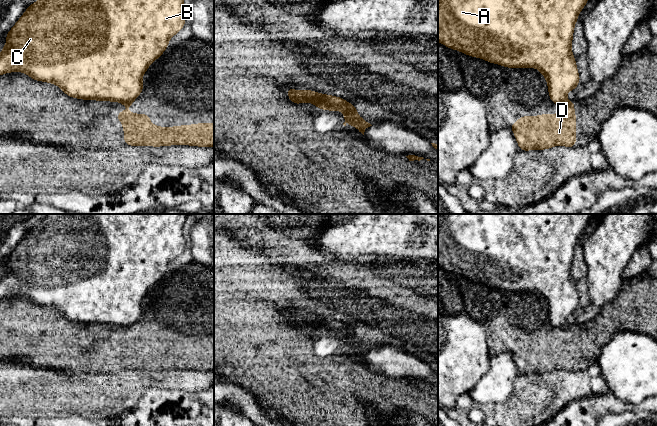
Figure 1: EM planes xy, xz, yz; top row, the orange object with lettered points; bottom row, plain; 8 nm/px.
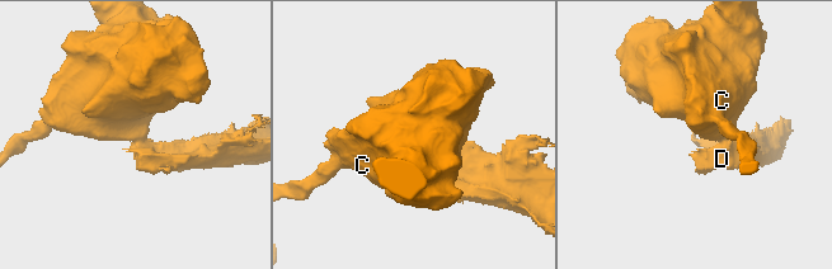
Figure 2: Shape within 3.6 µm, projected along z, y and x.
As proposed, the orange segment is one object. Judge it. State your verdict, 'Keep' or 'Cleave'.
Cleave

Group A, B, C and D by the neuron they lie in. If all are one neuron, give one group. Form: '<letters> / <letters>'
A B C / D

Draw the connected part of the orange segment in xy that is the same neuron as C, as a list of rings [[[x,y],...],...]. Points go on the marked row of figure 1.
[[[37,0],[6,34],[6,44],[0,52],[0,75],[11,72],[26,73],[31,79],[58,85],[62,92],[75,99],[127,103],[143,91],[142,78],[148,67],[167,49],[169,40],[179,33],[186,21],[184,0]]]

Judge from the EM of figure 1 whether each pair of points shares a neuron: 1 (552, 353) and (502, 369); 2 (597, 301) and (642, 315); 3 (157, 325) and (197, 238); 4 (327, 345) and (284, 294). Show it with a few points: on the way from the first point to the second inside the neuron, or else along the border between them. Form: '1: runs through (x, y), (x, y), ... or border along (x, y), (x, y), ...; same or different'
1: border along (509, 352), (519, 372); different
2: border along (621, 286), (615, 298), (600, 308); different
3: border along (192, 260), (203, 265); different
4: runs through (305, 350), (301, 350), (270, 319), (270, 309); same

